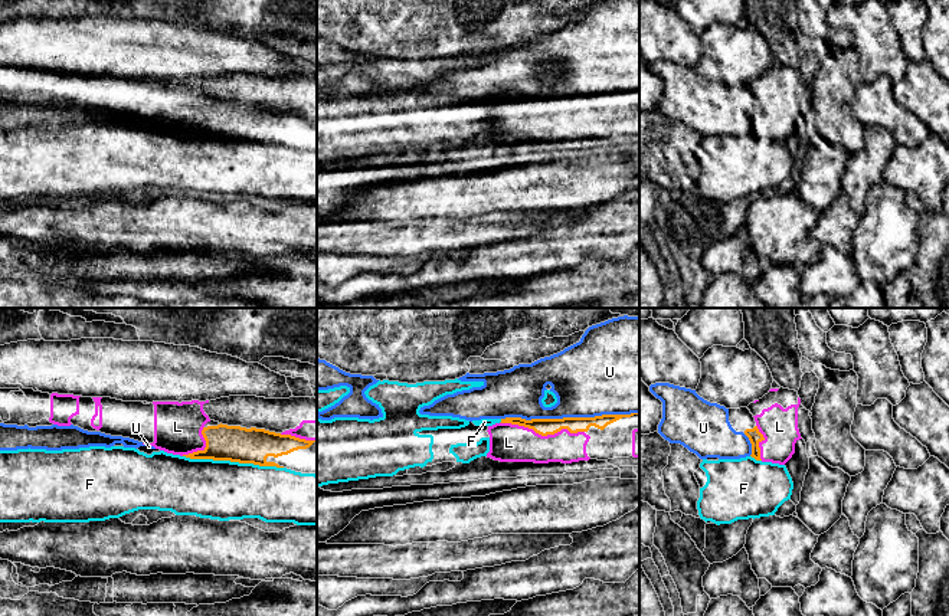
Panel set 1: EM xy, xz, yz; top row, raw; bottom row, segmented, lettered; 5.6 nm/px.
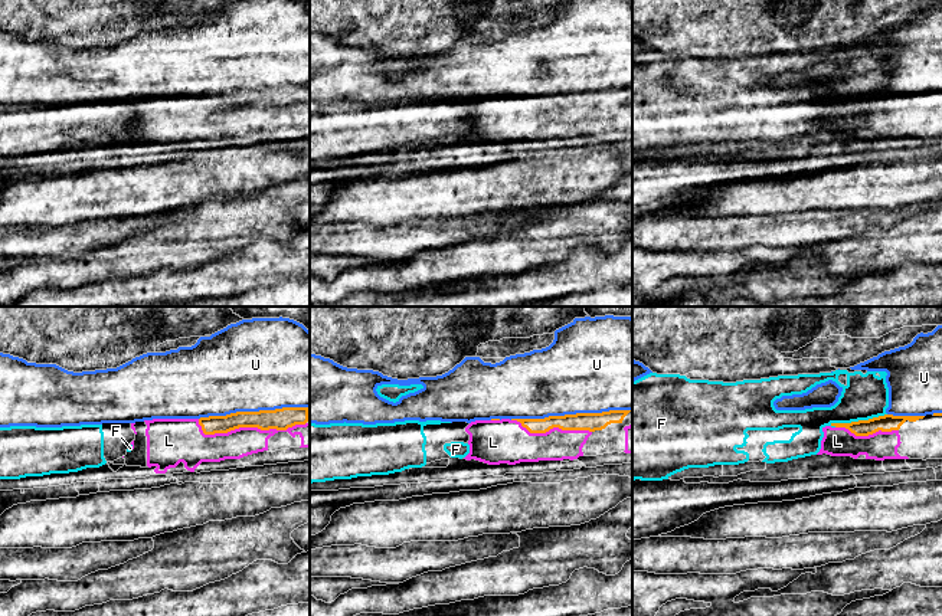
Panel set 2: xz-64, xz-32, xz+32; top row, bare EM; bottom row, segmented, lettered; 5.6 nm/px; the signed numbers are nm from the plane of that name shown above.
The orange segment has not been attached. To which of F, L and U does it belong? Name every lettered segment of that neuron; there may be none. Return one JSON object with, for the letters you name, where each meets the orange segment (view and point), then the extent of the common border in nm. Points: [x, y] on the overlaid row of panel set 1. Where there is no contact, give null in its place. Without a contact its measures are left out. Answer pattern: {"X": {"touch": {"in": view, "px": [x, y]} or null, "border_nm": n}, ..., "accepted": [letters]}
{"L": {"touch": {"in": "xz", "px": [543, 435]}, "border_nm": 460}, "accepted": ["L"]}

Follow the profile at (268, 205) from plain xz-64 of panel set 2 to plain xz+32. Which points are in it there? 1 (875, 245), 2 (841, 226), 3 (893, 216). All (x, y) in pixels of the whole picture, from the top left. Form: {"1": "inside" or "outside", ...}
{"1": "inside", "2": "outside", "3": "outside"}

